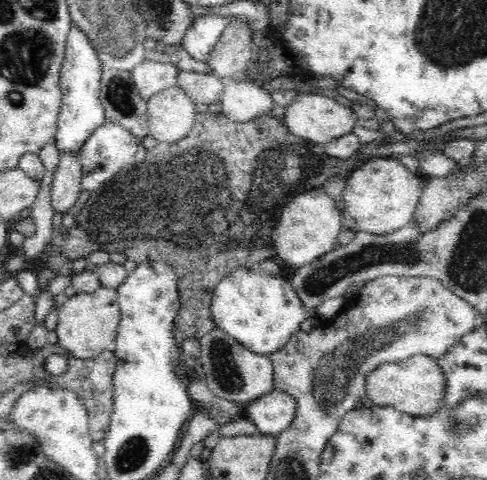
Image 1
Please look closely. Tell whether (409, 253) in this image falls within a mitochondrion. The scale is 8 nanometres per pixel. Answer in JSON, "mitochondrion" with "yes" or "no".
{"mitochondrion":"yes"}

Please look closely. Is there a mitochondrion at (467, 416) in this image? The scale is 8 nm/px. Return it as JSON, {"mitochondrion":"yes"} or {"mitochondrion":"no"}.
{"mitochondrion":"yes"}

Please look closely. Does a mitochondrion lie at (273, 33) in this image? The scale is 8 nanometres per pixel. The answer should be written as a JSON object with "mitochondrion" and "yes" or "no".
{"mitochondrion":"no"}

